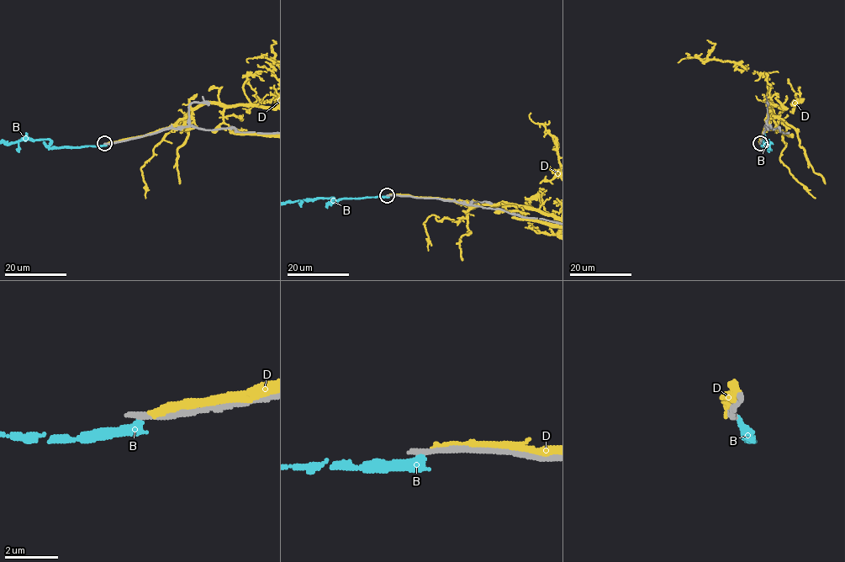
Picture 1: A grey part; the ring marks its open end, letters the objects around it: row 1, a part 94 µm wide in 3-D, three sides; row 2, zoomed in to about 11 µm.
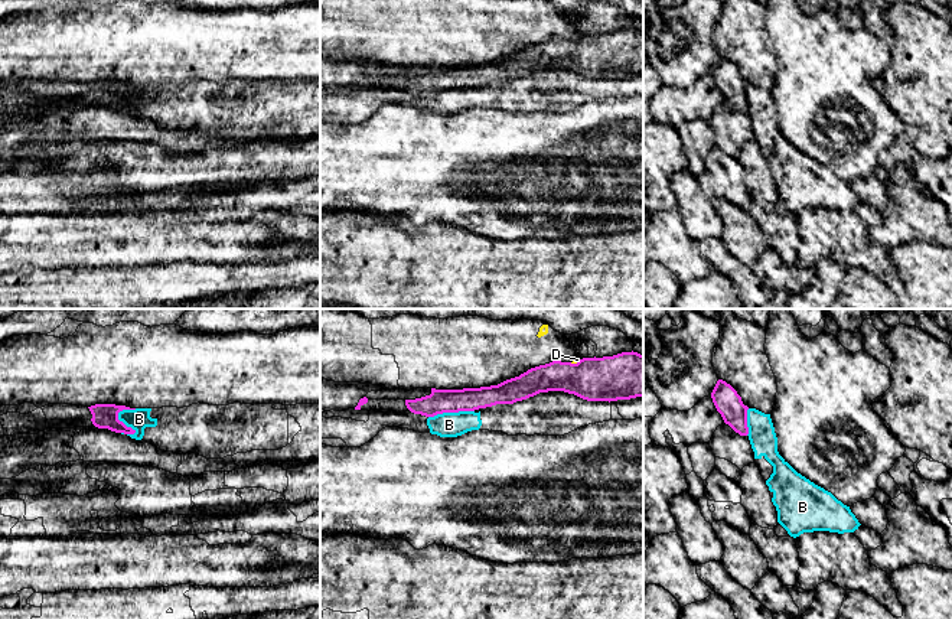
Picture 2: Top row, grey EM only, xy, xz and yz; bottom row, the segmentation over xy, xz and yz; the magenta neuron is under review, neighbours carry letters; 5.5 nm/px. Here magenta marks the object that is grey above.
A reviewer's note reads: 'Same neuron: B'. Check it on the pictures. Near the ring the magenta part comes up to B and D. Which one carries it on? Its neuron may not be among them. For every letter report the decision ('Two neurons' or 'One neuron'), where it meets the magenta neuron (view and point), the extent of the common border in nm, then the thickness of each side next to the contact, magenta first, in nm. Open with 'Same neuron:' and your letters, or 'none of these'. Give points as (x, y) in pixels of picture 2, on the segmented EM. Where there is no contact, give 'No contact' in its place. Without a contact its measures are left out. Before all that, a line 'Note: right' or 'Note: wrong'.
Note: wrong
Same neuron: none of these
B: Two neurons. Touches magenta at xy (121, 422). Shared border 160 nm. Thickness 140 nm (magenta) against 120 nm
D: Two neurons. Touches magenta at xz (574, 364). Shared border 70 nm. Thickness 260 nm (magenta) against 20 nm

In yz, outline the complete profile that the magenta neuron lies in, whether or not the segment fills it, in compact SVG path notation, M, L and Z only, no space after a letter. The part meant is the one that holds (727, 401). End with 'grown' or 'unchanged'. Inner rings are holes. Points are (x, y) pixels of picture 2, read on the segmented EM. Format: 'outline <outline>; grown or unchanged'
outline M718 379L713 392L713 403L721 414L726 424L728 424L740 436L749 434L747 410L737 391L723 379Z; unchanged

